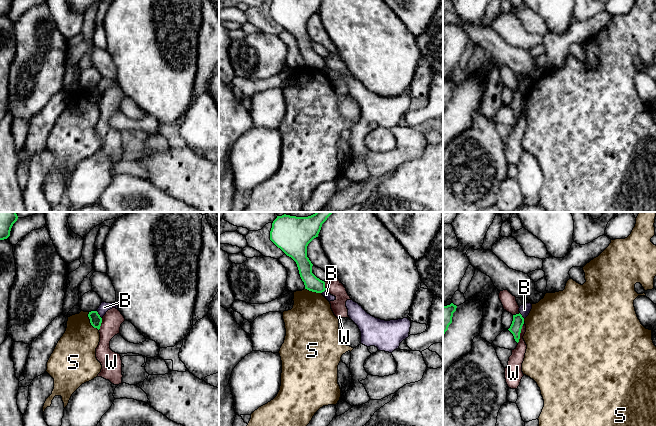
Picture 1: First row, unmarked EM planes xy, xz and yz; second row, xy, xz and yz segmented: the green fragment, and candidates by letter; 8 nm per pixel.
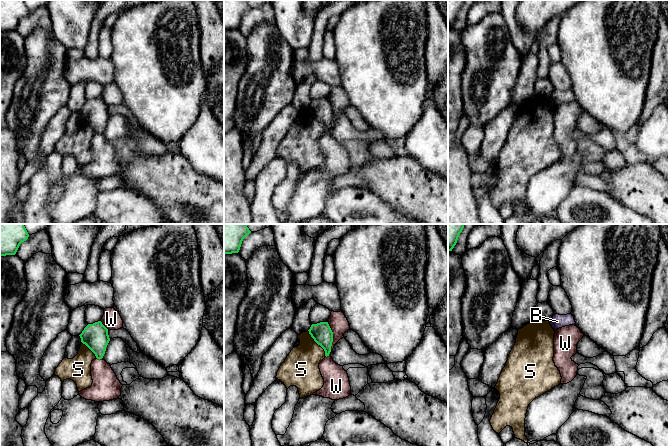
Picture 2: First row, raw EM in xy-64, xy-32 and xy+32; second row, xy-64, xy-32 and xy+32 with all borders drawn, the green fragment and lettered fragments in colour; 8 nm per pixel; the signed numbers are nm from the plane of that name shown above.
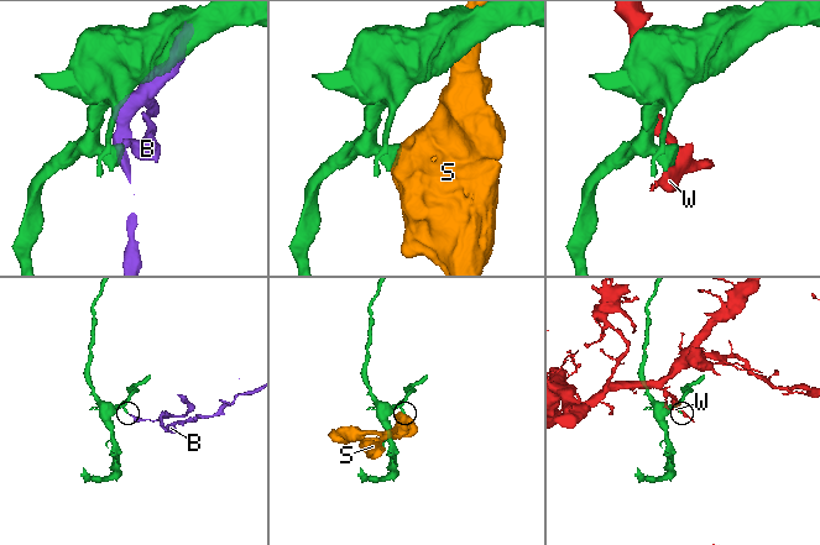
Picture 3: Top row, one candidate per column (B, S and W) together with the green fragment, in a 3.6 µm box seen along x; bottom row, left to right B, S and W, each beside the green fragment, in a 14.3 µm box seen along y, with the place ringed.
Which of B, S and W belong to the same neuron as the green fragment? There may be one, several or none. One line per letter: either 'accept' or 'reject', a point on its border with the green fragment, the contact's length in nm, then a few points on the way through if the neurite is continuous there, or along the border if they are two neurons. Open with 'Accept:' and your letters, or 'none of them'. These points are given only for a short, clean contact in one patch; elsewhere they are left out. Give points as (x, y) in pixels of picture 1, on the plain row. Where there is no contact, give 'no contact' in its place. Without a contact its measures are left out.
Accept: none of them
B: reject; meets green in xy at (98, 90); contact 80 nm long; border along xy (96, 86), (101, 94)
S: reject; meets green in xy at (90, 98); contact 170 nm long
W: reject; meets green in yz at (520, 108); contact 180 nm long

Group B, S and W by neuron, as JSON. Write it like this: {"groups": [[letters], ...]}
{"groups": [["B"], ["S"], ["W"]]}

